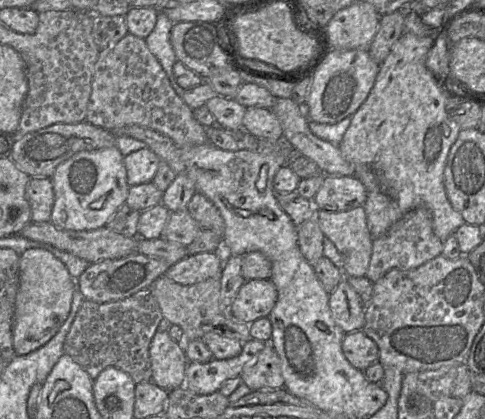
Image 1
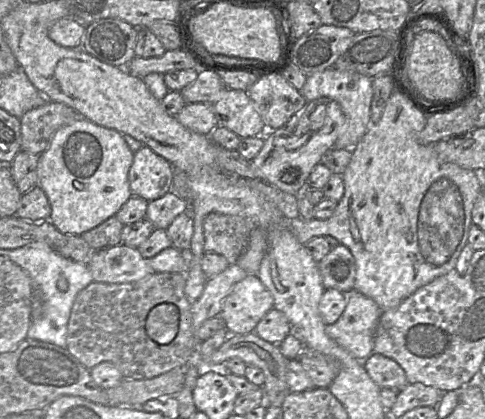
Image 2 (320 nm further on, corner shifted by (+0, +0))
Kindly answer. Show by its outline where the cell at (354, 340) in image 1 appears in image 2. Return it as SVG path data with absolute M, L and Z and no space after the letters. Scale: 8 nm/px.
M372 353L363 363L368 375L381 389L400 392L409 384L403 368L391 358Z

